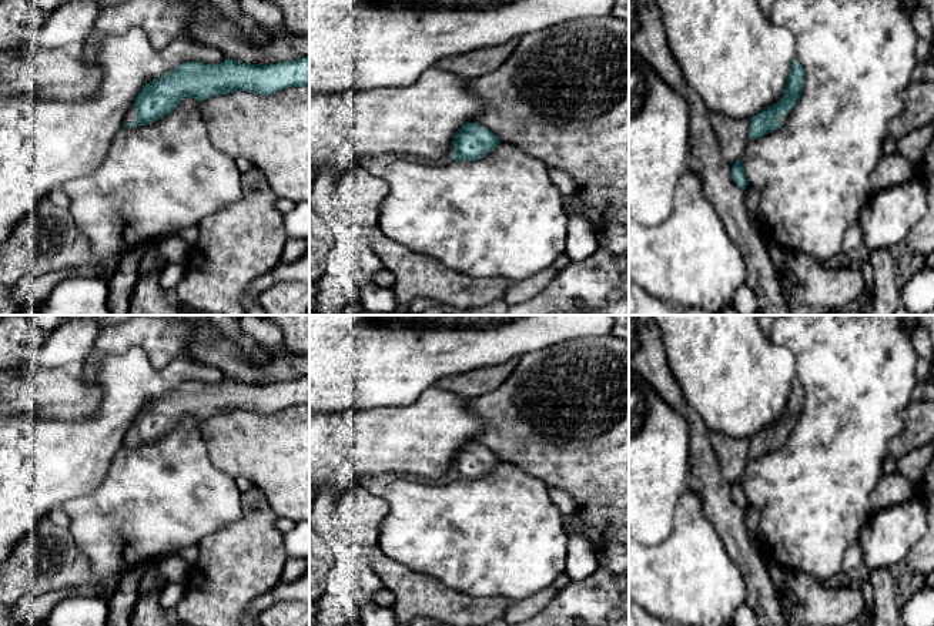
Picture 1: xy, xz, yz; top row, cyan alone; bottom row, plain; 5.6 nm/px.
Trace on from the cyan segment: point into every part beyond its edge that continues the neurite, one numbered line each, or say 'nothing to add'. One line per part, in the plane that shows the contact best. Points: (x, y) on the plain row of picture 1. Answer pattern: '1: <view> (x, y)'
1: xy (130, 435)

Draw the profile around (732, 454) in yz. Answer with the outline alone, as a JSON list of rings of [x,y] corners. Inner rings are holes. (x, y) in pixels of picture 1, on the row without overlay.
[[[712,432],[710,445],[716,453],[722,476],[733,485],[744,473],[749,462],[750,439]]]

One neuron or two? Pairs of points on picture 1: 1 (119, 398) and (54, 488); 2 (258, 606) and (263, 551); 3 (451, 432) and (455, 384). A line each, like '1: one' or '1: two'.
1: one
2: two
3: two

